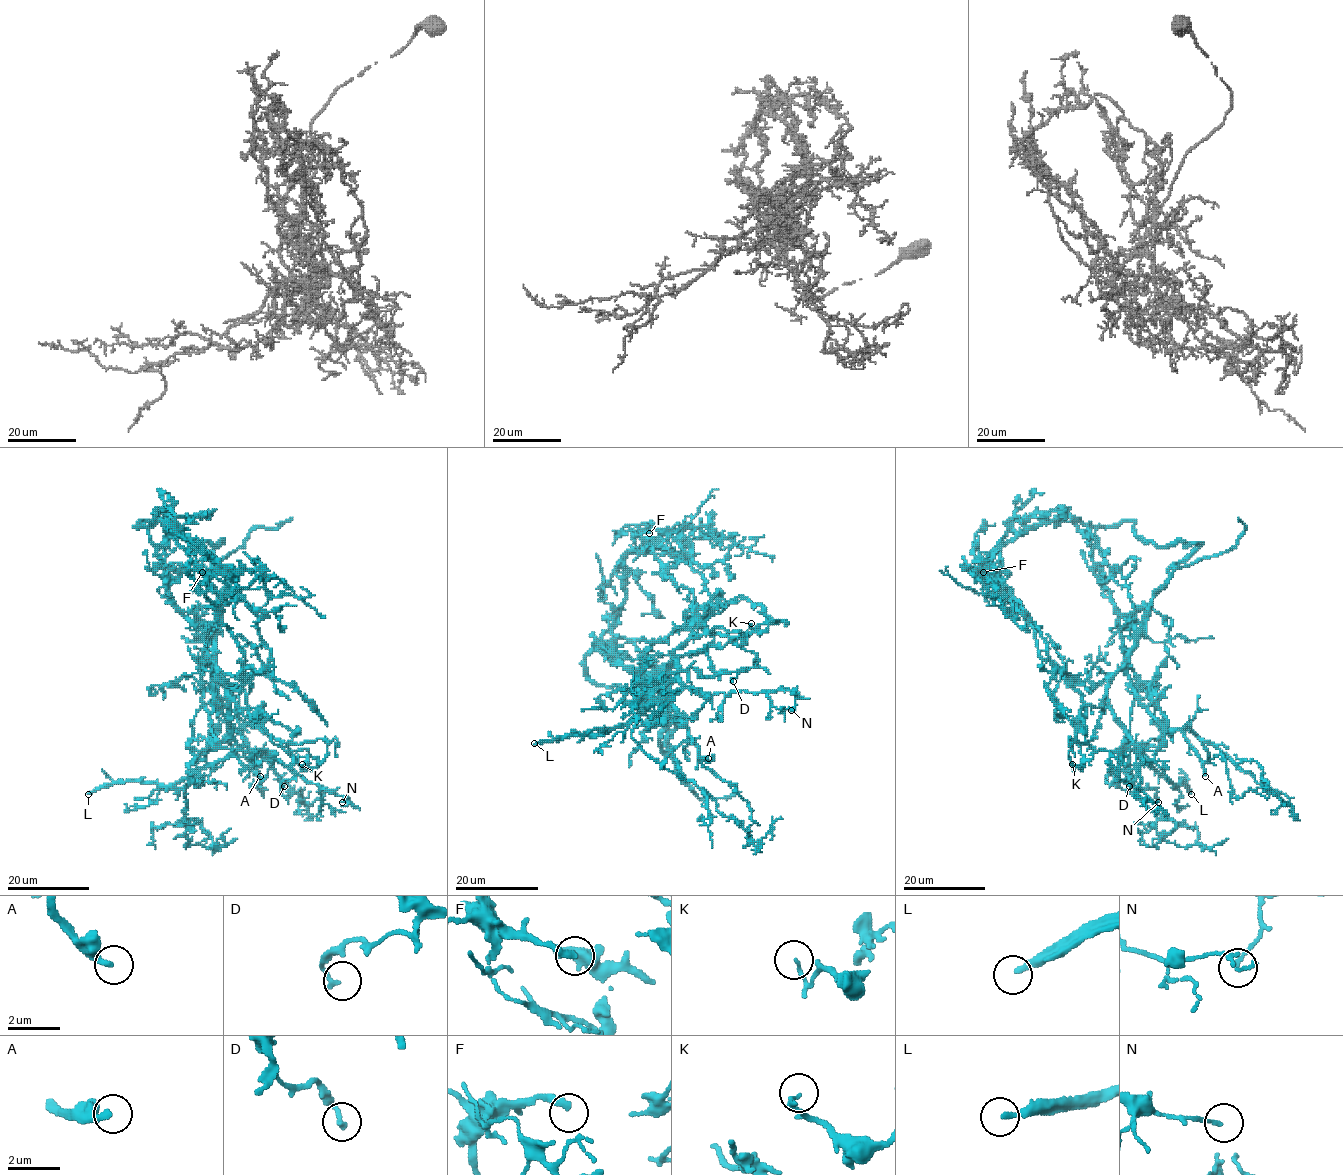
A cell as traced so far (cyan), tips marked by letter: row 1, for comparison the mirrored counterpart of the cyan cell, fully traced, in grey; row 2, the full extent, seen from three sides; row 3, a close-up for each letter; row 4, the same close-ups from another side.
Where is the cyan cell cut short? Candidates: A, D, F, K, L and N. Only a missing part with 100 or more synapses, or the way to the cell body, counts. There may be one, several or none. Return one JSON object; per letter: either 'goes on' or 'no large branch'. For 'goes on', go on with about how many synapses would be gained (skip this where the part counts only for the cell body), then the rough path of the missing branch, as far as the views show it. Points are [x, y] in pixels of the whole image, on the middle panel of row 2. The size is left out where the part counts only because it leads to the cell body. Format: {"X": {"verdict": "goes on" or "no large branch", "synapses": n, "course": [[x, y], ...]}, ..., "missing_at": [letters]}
{"A": {"verdict": "goes on", "synapses": 120, "course": [[708, 758], [721, 759], [728, 778], [748, 793], [813, 796], [802, 828], [800, 823], [785, 820]]}, "D": {"verdict": "no large branch"}, "F": {"verdict": "no large branch"}, "K": {"verdict": "no large branch"}, "L": {"verdict": "goes on", "synapses": 250, "course": [[534, 743], [518, 749], [516, 764], [493, 785], [492, 834], [505, 833], [478, 840], [488, 866], [467, 848]]}, "N": {"verdict": "no large branch"}, "missing_at": ["A", "L"]}

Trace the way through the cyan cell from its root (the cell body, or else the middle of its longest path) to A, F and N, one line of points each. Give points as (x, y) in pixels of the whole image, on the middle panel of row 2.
A: (668, 664), (661, 678), (662, 689), (698, 747), (698, 755), (708, 758)
F: (668, 664), (670, 655), (690, 637), (697, 616), (693, 592), (665, 575), (654, 547), (636, 534), (649, 533)
N: (668, 664), (675, 660), (676, 675), (681, 681), (688, 688), (708, 695), (795, 690), (797, 698), (791, 710)

